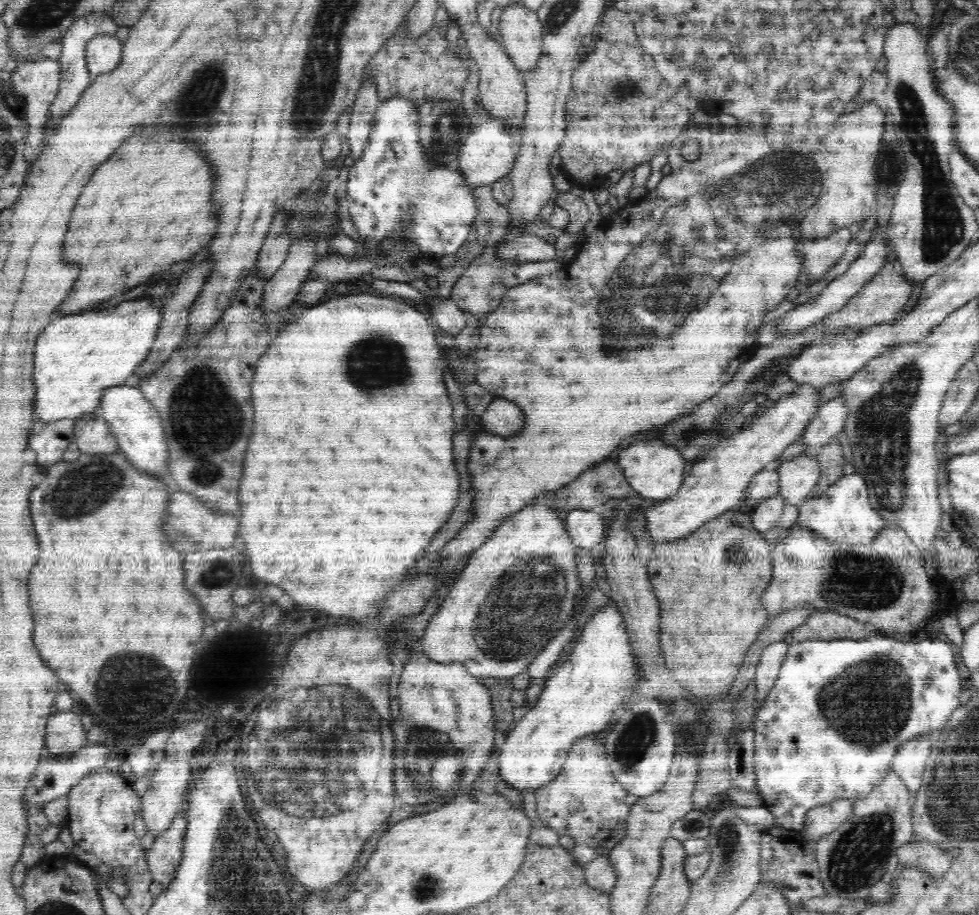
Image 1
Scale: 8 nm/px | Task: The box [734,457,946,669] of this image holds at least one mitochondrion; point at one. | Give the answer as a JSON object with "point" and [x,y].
{"point":[854,580]}

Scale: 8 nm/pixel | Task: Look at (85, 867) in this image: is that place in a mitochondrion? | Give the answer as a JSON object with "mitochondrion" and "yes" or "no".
{"mitochondrion":"no"}

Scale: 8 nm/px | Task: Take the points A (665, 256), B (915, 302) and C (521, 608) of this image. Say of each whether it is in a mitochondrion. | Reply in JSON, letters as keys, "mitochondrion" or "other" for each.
{"A":"mitochondrion","B":"other","C":"mitochondrion"}

